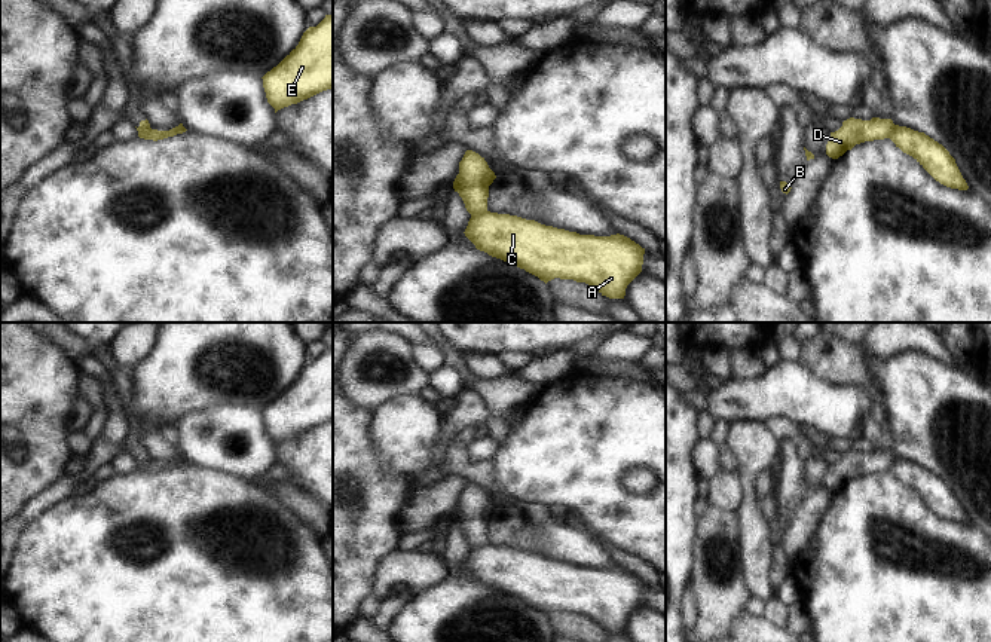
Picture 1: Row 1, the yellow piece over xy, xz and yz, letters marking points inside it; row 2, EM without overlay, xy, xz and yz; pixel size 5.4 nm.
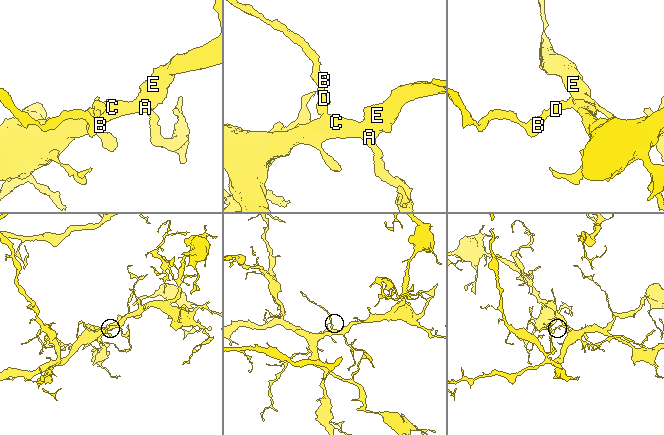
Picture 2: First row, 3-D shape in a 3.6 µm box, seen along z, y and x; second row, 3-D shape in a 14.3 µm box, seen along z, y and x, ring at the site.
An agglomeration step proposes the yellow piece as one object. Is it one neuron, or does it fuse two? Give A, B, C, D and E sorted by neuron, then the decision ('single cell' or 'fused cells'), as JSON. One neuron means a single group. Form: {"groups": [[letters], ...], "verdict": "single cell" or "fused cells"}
{"groups": [["A", "C", "E"], ["B", "D"]], "verdict": "fused cells"}

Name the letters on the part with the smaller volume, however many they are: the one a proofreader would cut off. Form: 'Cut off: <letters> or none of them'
Cut off: B, D

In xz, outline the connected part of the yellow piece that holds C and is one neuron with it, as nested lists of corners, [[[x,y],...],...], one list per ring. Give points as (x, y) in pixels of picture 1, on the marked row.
[[[486,211],[471,215],[465,236],[477,250],[513,263],[545,284],[554,278],[585,282],[609,299],[624,299],[627,285],[642,272],[645,248],[624,235],[579,235],[517,215]]]

